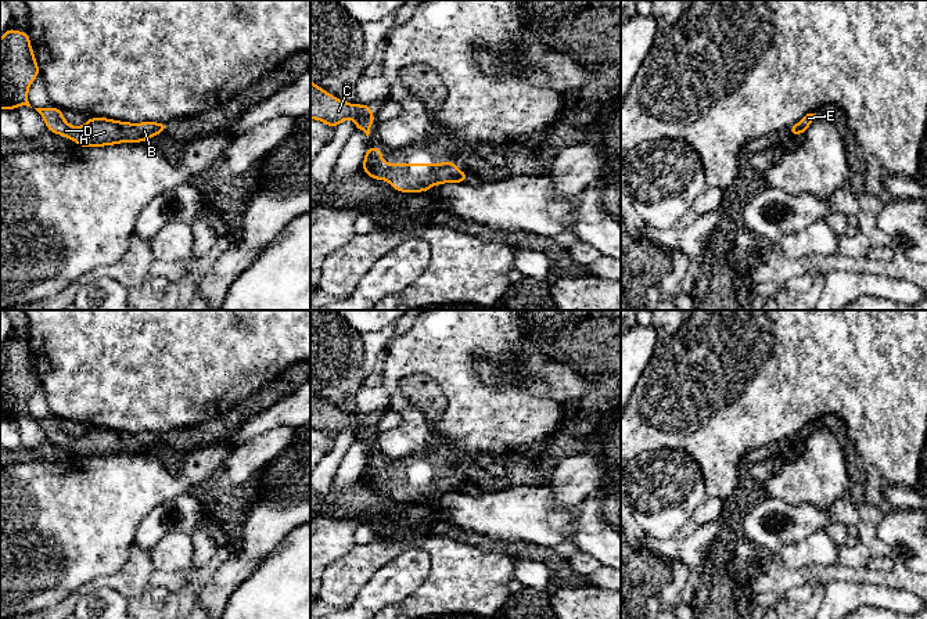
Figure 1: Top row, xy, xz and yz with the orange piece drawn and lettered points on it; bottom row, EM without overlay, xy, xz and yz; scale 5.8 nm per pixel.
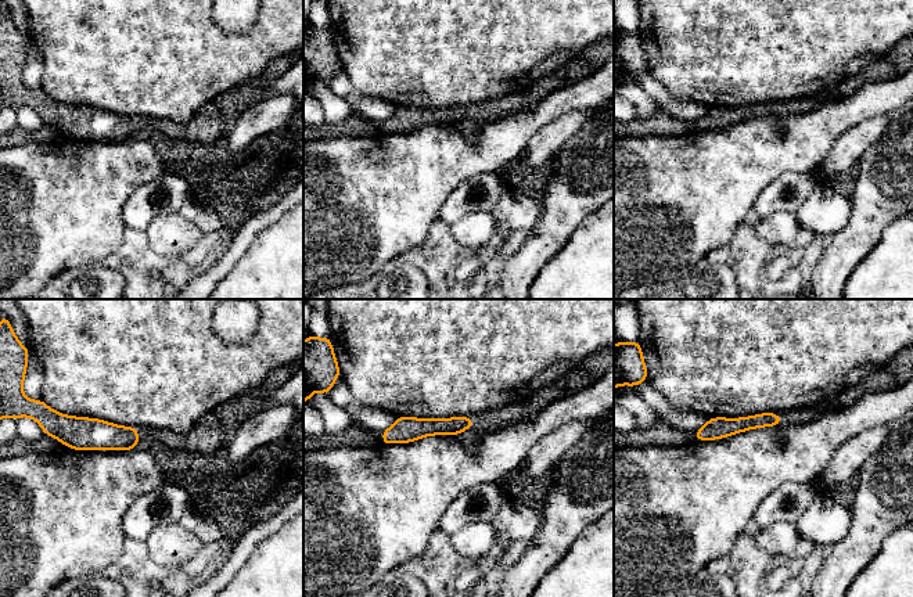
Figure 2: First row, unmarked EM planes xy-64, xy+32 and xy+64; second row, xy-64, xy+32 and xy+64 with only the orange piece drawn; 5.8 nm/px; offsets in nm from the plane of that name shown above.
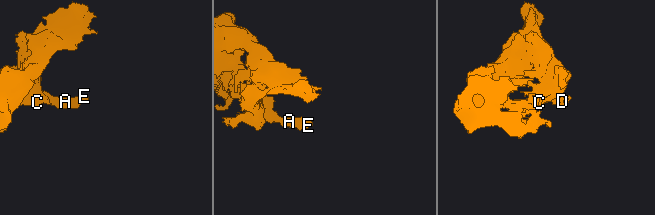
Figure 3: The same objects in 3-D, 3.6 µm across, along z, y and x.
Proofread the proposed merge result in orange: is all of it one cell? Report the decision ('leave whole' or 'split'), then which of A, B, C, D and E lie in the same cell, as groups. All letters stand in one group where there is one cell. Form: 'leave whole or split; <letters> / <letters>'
leave whole; A B C D E

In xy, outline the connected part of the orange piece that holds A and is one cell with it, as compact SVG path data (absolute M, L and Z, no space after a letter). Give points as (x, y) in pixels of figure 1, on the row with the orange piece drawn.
M35 108L46 120L46 127L60 136L76 141L79 147L103 147L118 143L140 143L169 129L169 125L157 122L127 123L105 118L90 118L83 126L73 127L55 108Z

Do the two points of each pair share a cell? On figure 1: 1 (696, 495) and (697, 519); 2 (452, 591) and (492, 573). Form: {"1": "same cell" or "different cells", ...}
{"1": "different cells", "2": "same cell"}

